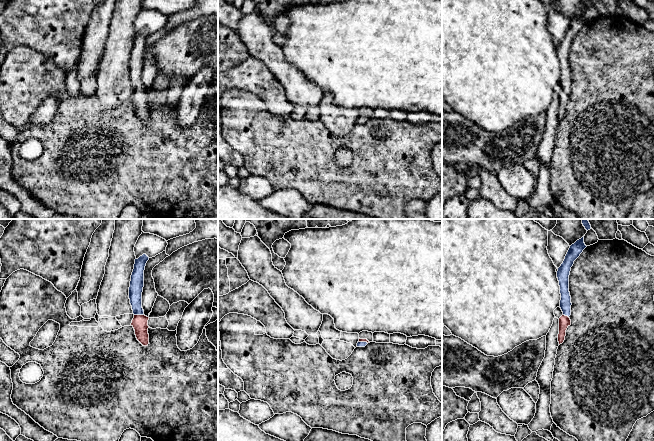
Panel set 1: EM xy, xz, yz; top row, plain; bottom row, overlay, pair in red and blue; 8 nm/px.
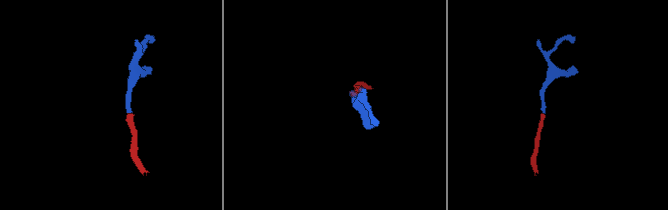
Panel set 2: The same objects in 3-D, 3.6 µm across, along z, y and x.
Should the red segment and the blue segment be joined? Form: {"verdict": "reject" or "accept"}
{"verdict": "accept"}

